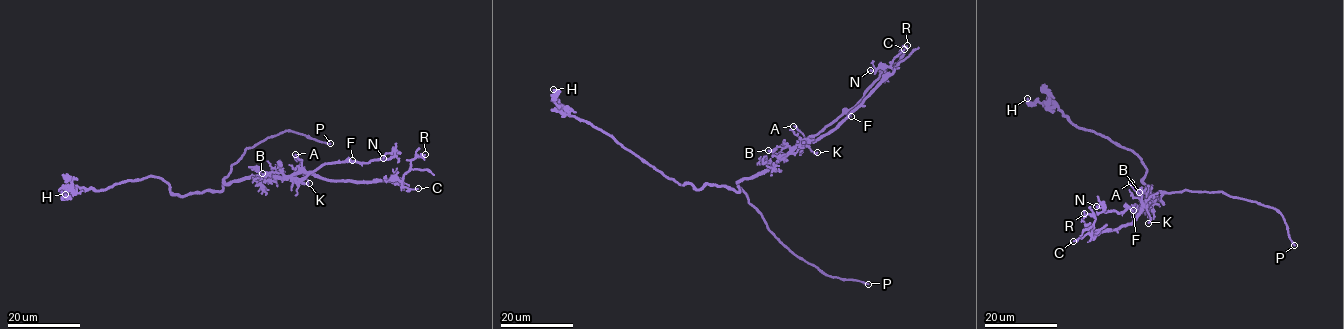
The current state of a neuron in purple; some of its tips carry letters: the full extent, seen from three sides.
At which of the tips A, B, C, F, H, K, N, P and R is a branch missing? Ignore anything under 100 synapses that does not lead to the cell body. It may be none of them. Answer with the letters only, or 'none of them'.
P

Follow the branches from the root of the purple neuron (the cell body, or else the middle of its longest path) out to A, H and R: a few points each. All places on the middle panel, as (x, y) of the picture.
A: (738, 186), (741, 179), (751, 178), (773, 168), (795, 147), (804, 144), (803, 135), (793, 126)
H: (738, 186), (735, 192), (677, 183), (605, 133), (571, 116), (556, 103), (553, 89)
R: (738, 186), (741, 179), (773, 168), (795, 147), (815, 141), (840, 125), (892, 73), (907, 45)

